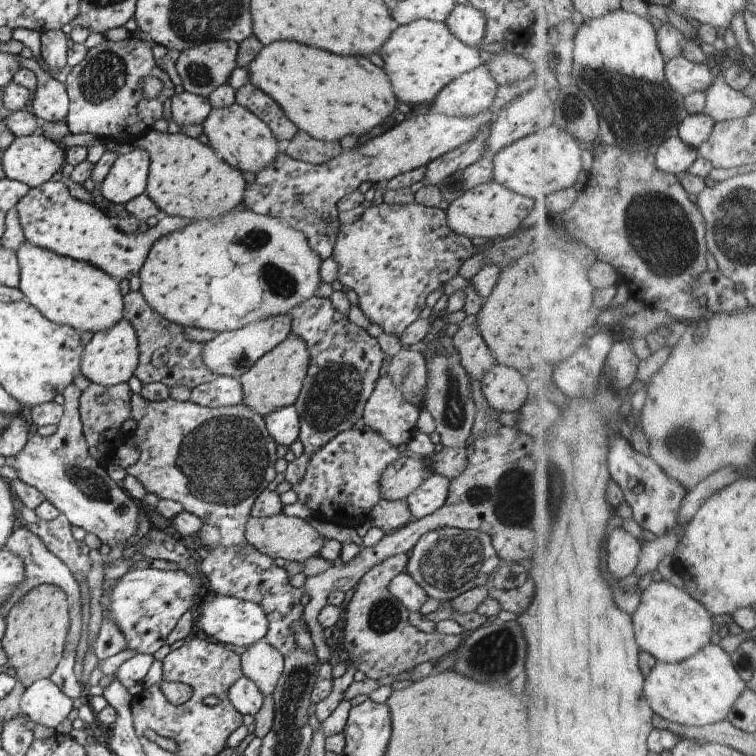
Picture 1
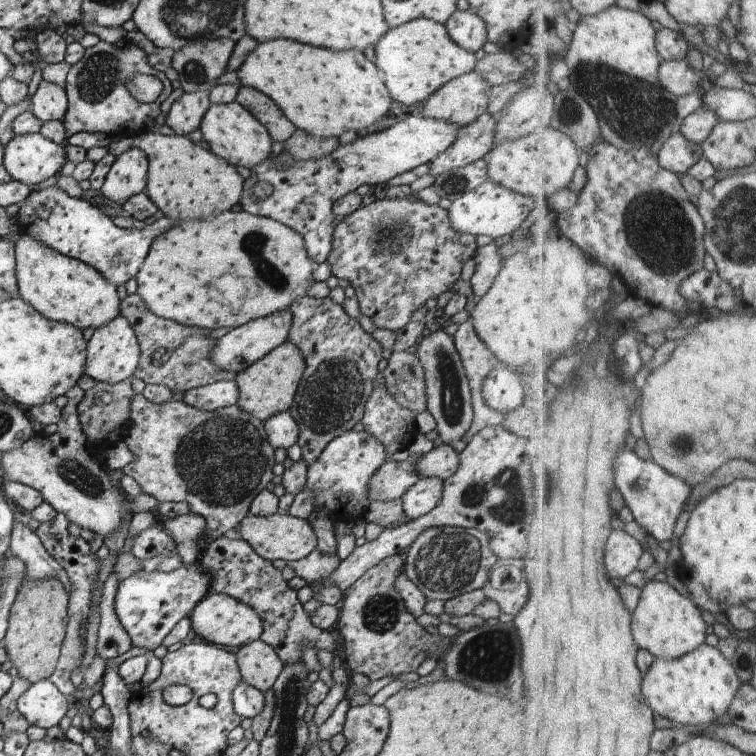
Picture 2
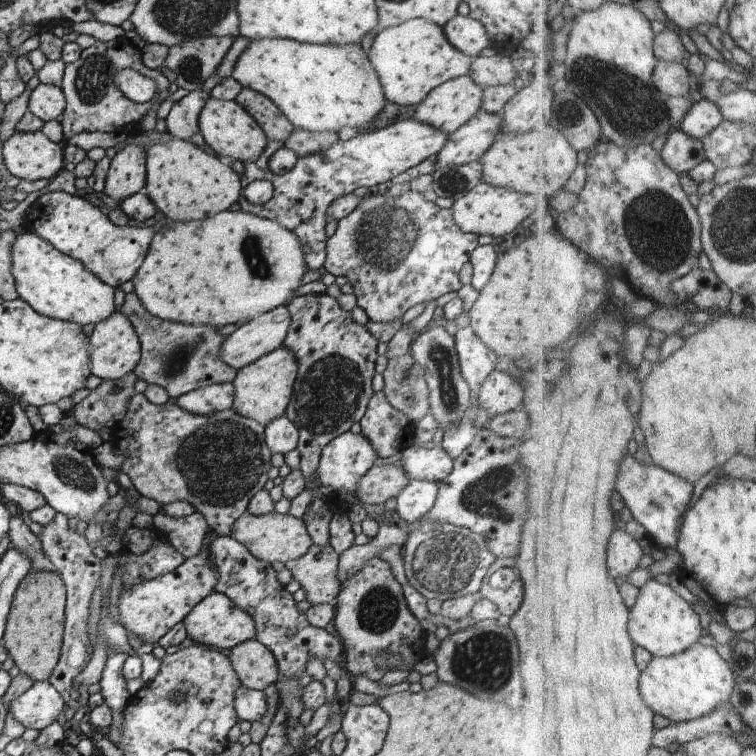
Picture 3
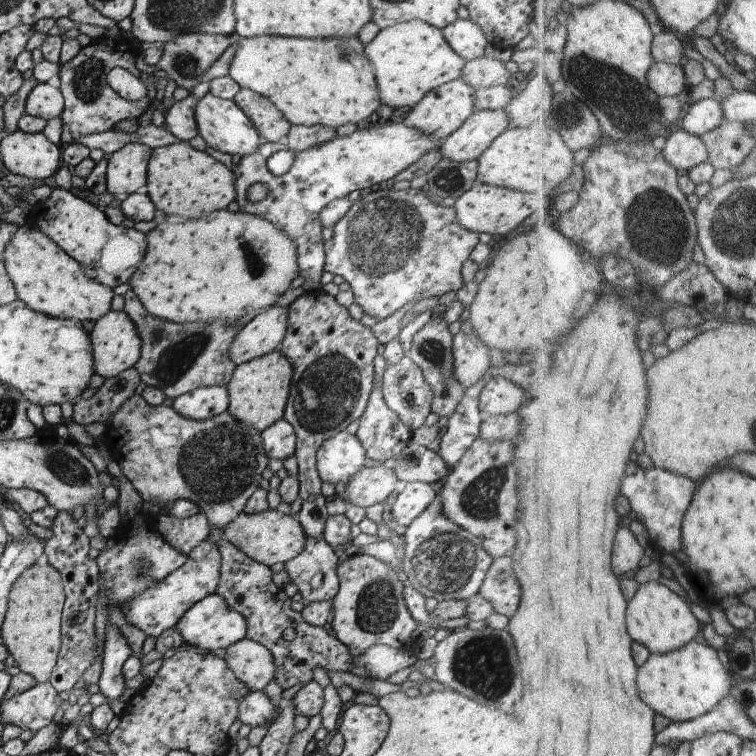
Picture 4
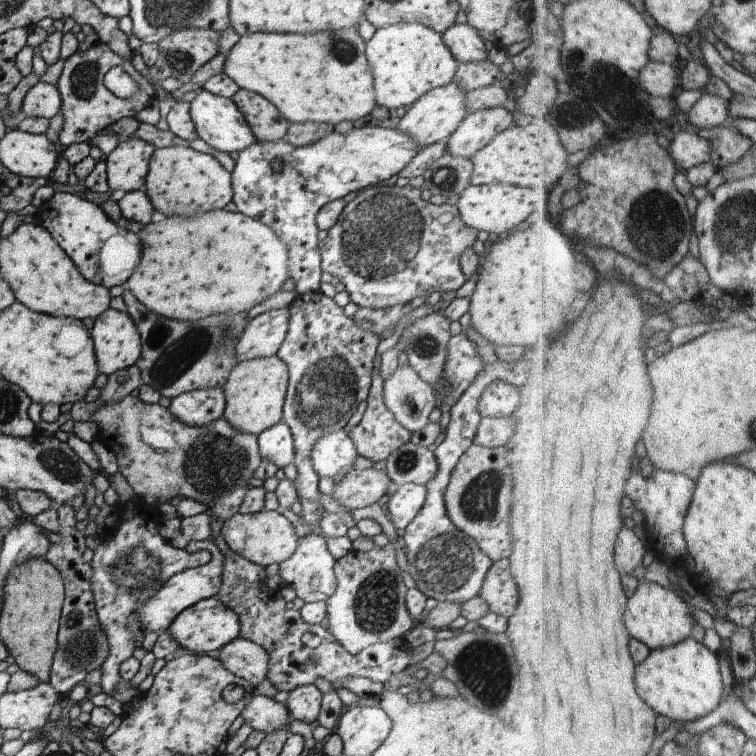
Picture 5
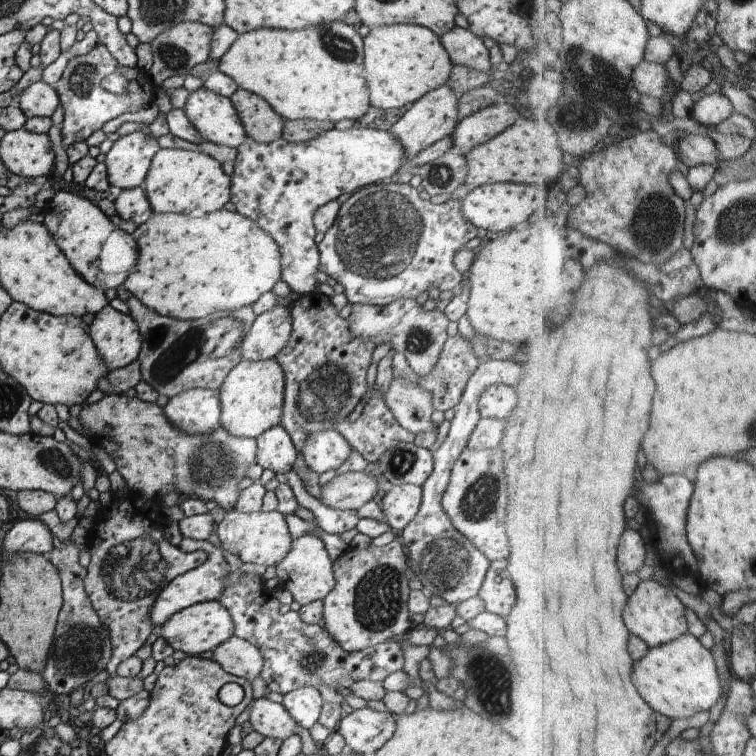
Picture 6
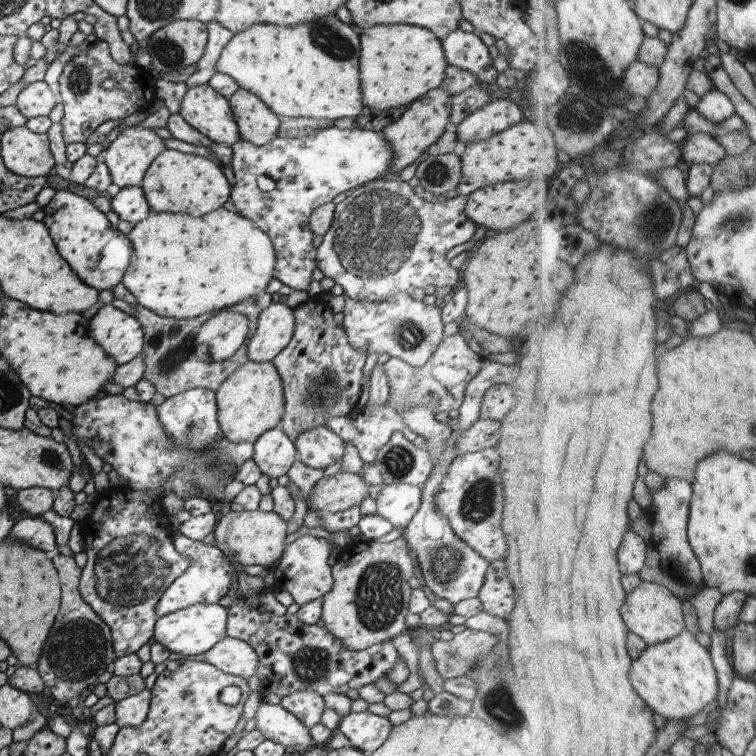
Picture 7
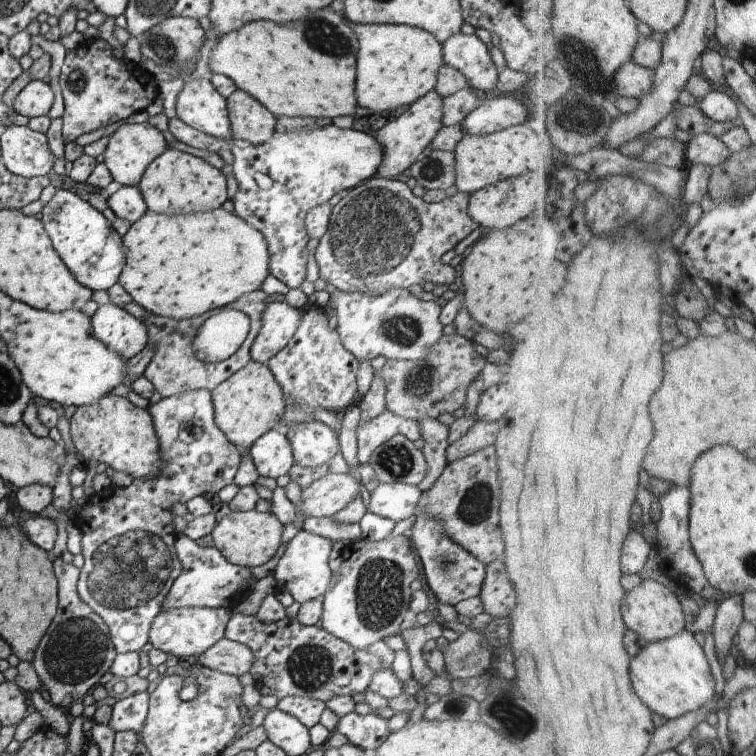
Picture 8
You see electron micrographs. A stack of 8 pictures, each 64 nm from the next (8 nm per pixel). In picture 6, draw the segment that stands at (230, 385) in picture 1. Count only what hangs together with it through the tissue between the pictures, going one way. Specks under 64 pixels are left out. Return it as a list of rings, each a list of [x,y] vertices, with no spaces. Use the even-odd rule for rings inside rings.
[[[195,388],[168,399],[162,408],[167,421],[187,435],[213,433],[220,424],[219,389]]]

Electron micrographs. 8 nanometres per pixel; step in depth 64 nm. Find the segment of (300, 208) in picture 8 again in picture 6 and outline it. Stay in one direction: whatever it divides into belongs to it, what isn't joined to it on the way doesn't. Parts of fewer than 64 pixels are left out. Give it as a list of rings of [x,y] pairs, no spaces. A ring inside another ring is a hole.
[[[357,124],[350,130],[328,129],[306,142],[291,143],[280,138],[269,143],[257,143],[248,137],[238,146],[233,160],[231,201],[242,216],[257,222],[277,242],[281,250],[281,280],[288,284],[292,292],[304,295],[315,290],[317,281],[314,276],[319,271],[320,253],[314,240],[317,230],[313,223],[316,210],[341,194],[350,194],[390,178],[399,172],[406,160],[404,147],[395,135],[374,128],[359,128]]]

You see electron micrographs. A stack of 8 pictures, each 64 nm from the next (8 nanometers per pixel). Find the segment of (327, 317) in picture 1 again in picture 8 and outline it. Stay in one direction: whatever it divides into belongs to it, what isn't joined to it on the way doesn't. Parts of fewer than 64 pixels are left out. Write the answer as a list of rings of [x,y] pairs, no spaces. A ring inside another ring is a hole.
[[[306,304],[299,327],[290,342],[265,362],[287,396],[284,414],[286,427],[302,421],[313,421],[316,417],[312,411],[316,408],[338,412],[356,404],[356,372],[361,362],[346,350],[337,330],[328,328],[329,319],[324,310],[316,308]]]

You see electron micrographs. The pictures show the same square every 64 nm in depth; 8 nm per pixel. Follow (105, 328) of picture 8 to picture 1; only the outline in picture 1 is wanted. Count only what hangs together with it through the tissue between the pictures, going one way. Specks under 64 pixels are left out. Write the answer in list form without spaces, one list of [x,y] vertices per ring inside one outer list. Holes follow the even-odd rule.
[[[122,317],[114,326],[105,331],[94,333],[84,347],[81,360],[81,373],[92,383],[112,386],[127,383],[139,363],[139,340],[131,322]]]

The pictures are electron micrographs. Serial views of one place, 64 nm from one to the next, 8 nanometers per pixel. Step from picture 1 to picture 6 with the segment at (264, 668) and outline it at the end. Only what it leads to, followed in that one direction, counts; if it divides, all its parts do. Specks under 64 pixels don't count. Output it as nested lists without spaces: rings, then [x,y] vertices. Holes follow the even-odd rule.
[[[230,637],[212,651],[212,660],[228,674],[252,682],[259,676],[263,658],[257,646],[240,637]]]

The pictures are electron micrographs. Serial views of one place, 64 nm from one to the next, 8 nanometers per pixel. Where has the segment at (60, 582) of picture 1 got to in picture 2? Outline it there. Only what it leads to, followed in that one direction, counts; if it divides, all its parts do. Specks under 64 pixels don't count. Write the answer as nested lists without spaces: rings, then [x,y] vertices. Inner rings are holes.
[[[19,519],[15,521],[12,527],[8,553],[14,553],[27,564],[27,575],[21,586],[26,581],[57,578],[65,586],[69,596],[71,584],[65,570],[49,556],[41,538]]]

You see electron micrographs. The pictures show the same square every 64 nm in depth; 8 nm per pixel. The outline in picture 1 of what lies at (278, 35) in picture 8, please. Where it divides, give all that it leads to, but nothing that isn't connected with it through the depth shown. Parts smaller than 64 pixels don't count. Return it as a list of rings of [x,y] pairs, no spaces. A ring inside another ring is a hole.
[[[279,40],[263,46],[247,70],[249,82],[270,95],[299,130],[323,141],[340,141],[348,134],[362,136],[396,106],[386,74],[360,56],[344,58],[296,41]]]

